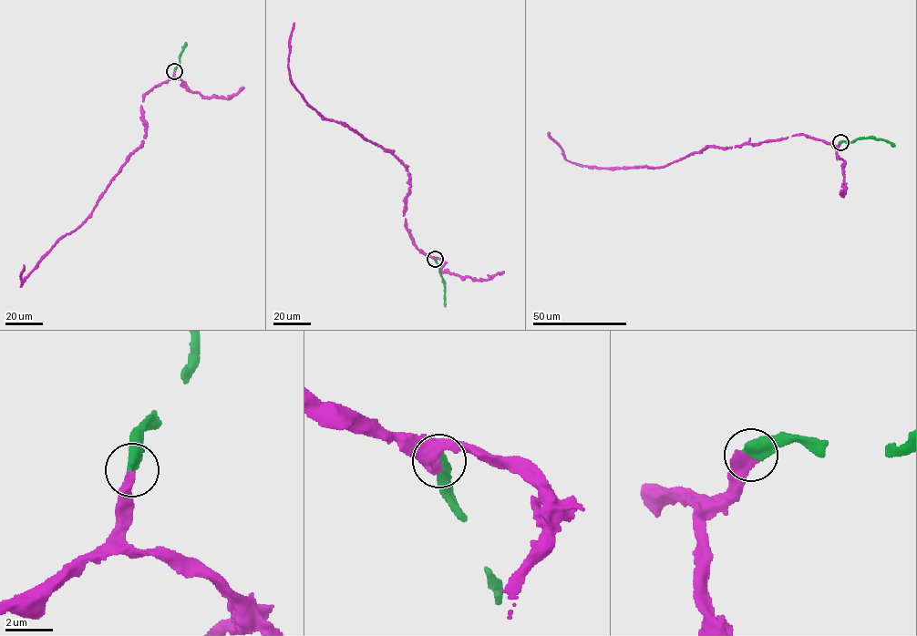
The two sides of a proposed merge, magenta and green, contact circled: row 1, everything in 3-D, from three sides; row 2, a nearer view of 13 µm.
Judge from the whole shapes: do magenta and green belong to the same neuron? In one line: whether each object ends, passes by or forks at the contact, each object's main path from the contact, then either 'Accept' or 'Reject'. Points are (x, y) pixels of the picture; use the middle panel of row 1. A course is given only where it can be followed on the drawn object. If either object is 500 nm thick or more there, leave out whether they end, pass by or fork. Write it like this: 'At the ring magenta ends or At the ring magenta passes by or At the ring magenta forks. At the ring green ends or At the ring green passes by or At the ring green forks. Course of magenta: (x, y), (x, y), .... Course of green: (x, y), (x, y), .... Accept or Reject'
At the ring magenta ends. At the ring green ends. Course of magenta: (435, 259), (419, 250), (406, 227), (410, 177), (402, 161), (324, 118), (294, 86), (288, 66), (293, 23). Course of green: (435, 259), (444, 280), (445, 306). Accept

